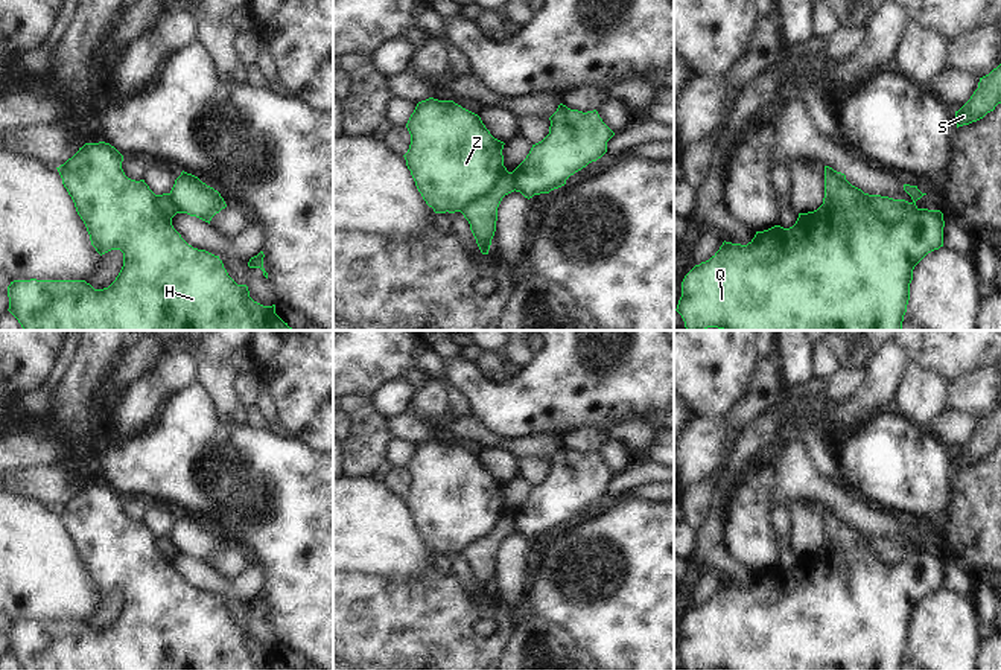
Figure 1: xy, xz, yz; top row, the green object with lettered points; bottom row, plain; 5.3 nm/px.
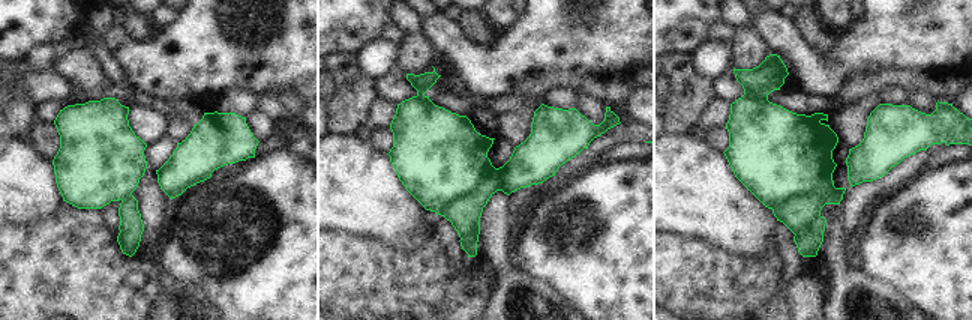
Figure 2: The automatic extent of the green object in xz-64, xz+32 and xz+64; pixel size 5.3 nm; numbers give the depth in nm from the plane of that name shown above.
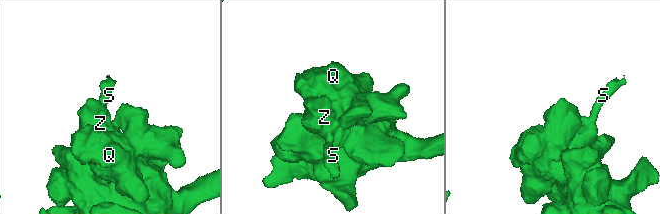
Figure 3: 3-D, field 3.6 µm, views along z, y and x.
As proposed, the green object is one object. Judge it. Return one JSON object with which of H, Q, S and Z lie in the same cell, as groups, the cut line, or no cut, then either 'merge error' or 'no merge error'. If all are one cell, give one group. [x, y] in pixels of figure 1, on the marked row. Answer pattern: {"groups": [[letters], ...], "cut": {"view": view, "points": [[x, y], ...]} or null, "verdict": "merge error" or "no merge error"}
{"groups": [["H", "Q", "Z"], ["S"]], "cut": {"view": "yz", "points": [[864, 200], [864, 204], [886, 221], [899, 221], [916, 206]]}, "verdict": "merge error"}

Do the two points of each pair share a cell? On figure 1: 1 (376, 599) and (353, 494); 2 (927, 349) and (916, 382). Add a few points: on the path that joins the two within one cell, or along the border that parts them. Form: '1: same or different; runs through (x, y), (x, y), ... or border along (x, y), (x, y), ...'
1: different; border along (349, 570), (405, 577)
2: different; border along (912, 363), (934, 370), (951, 381)

